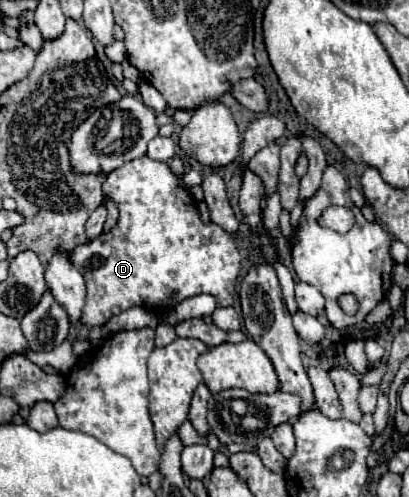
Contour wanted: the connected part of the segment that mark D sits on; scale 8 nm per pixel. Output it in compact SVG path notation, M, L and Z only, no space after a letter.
M148 156L126 162L106 176L102 190L106 198L118 204L118 224L108 234L100 234L98 238L88 240L86 244L76 246L70 252L70 262L84 276L88 288L86 306L82 312L82 322L88 328L102 326L112 316L132 306L144 306L146 310L162 316L164 312L174 310L182 300L198 296L202 292L214 294L218 298L218 306L232 306L236 282L242 270L240 252L234 240L228 238L228 234L220 226L204 224L200 220L196 200L190 196L188 188L182 186L182 180L172 174L166 162L158 162Z

